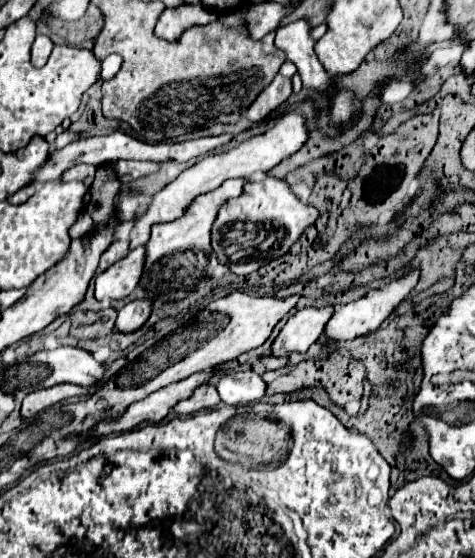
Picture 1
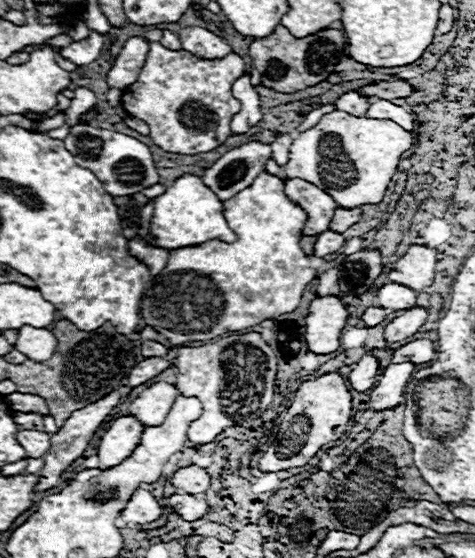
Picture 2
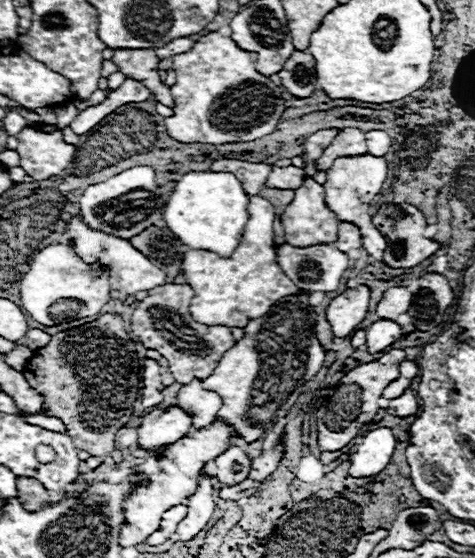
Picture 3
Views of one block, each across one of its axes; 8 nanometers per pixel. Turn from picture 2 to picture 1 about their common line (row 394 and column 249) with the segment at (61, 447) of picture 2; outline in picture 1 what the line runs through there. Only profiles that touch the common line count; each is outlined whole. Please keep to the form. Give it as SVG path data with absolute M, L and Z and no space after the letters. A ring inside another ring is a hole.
M282 74L274 76L274 80L270 82L270 86L266 86L256 100L250 104L250 108L246 110L246 118L252 122L260 122L264 120L274 108L278 108L284 100L288 100L292 94L292 82L290 78L284 78Z

